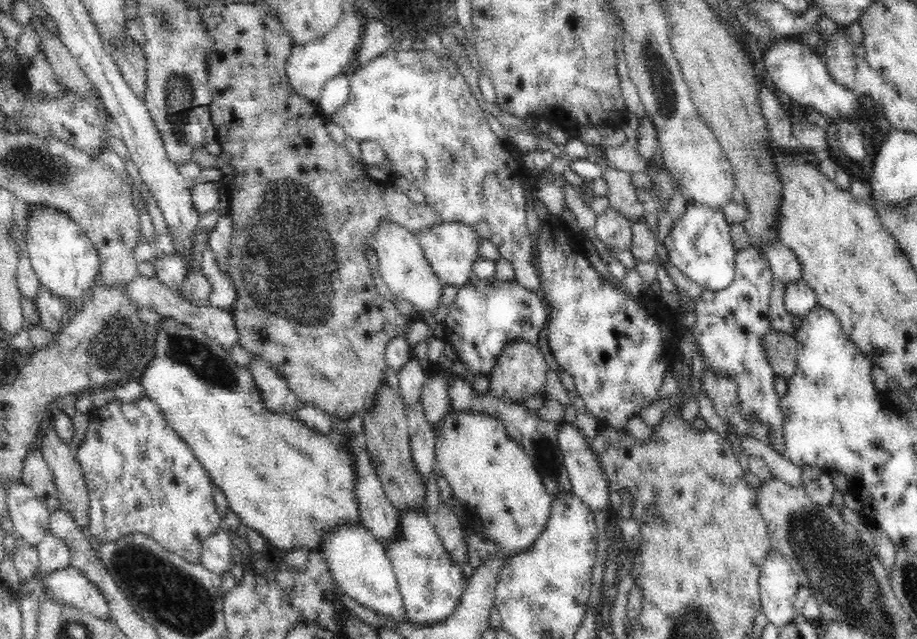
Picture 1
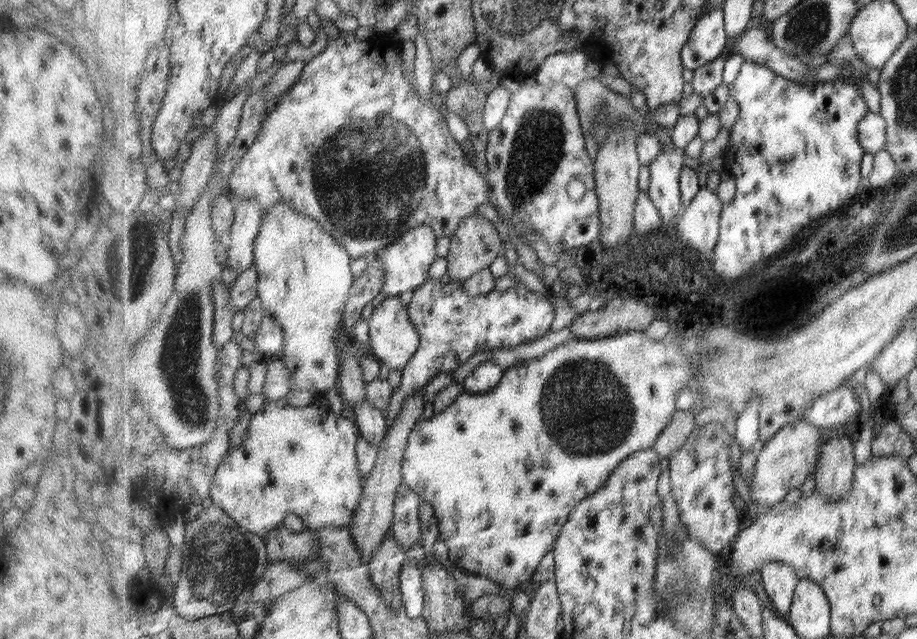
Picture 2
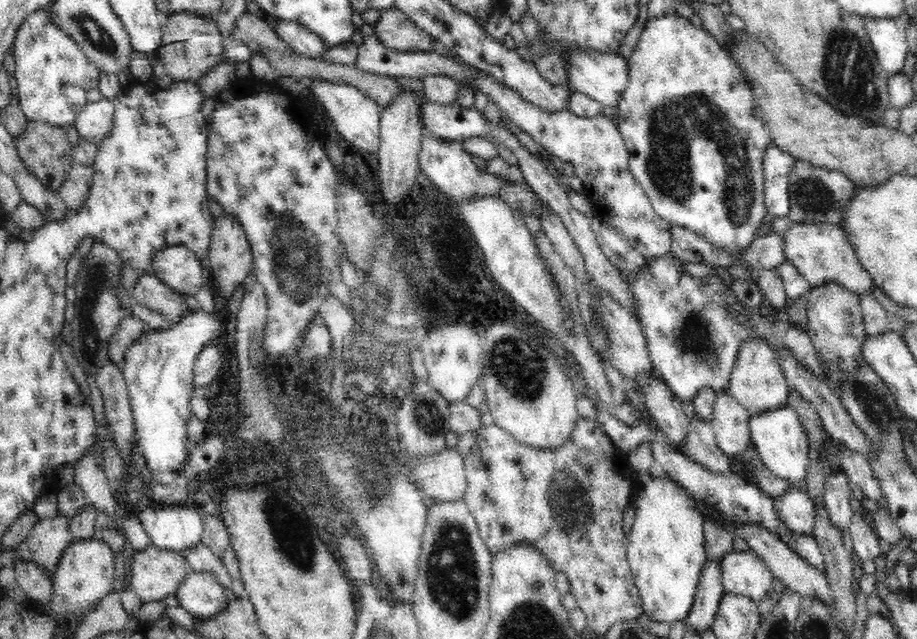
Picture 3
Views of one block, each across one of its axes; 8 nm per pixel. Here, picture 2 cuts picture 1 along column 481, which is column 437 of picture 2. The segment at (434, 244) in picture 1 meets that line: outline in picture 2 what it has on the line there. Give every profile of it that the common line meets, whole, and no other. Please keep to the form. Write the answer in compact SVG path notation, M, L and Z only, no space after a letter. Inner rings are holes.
M421 225L412 228L401 238L397 238L393 244L389 244L387 248L378 252L376 256L383 259L384 272L387 273L382 290L386 296L407 297L428 282L429 270L433 262L439 258L437 240L439 237L431 225Z

